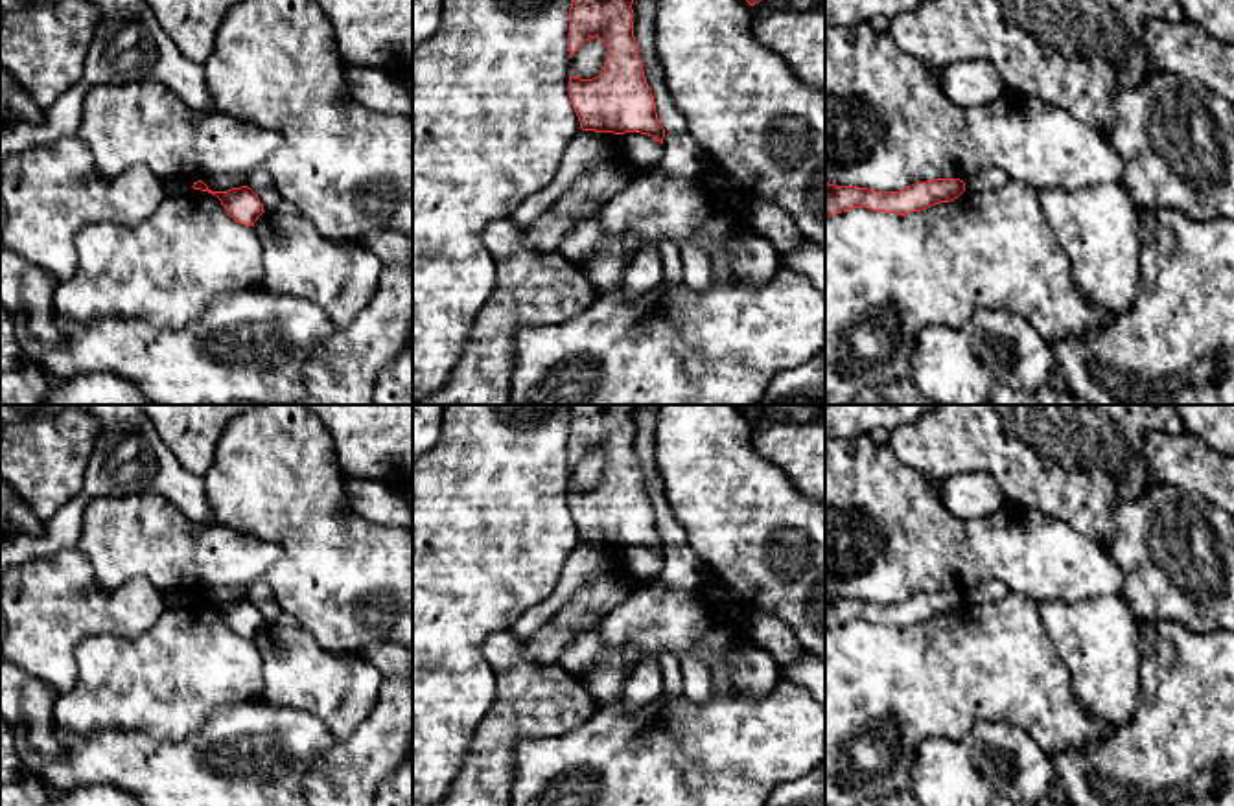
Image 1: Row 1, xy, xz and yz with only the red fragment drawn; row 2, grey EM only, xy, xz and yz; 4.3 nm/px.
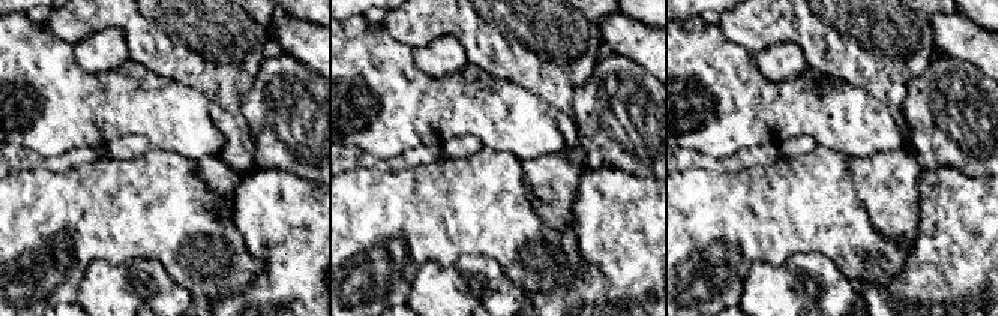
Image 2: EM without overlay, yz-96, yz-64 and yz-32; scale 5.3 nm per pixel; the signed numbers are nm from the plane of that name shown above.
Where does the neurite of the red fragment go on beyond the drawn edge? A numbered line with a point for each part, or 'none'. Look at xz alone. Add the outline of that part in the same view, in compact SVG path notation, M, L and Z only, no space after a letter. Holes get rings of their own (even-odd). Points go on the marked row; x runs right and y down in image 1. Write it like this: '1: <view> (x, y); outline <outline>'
none

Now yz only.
none

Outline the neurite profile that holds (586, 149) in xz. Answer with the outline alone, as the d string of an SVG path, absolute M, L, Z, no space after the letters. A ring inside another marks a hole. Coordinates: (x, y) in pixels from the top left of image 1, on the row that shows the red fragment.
M580 131L567 145L558 171L549 186L527 197L508 217L519 230L530 226L549 210L584 173L597 167L608 142L595 131Z

